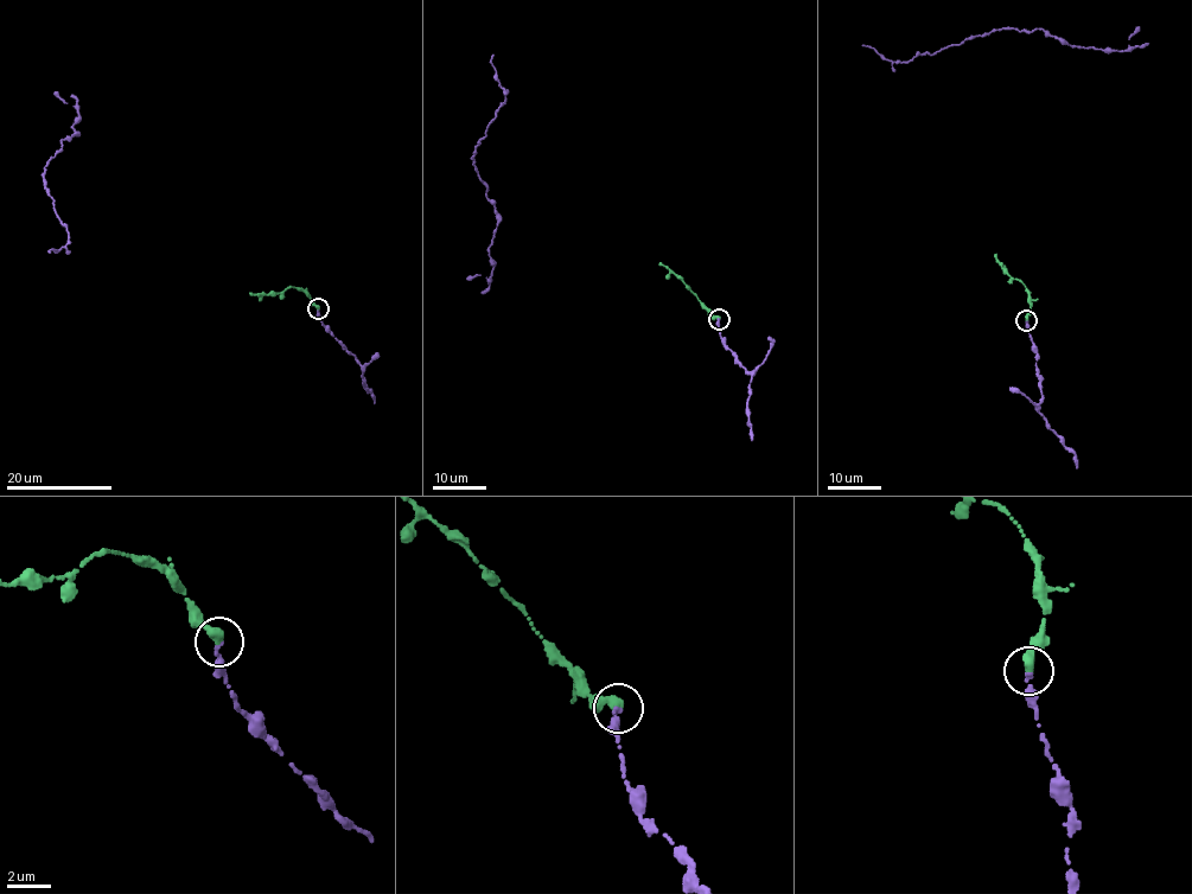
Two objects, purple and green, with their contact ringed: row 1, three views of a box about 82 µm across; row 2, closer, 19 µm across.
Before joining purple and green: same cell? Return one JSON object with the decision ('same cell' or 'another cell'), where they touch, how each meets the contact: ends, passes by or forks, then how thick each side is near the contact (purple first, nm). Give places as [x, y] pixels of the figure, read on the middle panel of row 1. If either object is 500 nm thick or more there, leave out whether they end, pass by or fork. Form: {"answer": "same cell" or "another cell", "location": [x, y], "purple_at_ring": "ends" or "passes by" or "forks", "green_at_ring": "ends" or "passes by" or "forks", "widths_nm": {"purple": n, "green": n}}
{"answer": "same cell", "location": [719, 319], "purple_at_ring": "ends", "green_at_ring": "ends", "widths_nm": {"purple": 190, "green": 420}}

